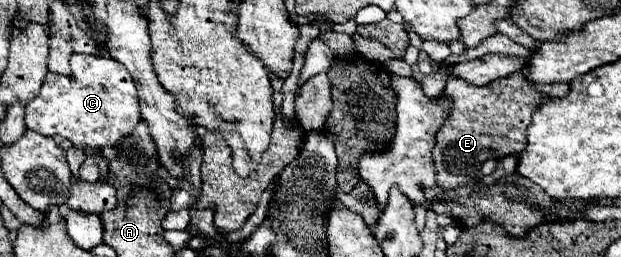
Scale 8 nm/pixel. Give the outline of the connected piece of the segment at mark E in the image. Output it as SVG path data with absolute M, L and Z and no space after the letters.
M512 73L504 79L496 79L488 85L476 87L464 79L450 77L444 85L444 97L450 97L452 111L444 119L442 127L436 133L434 145L434 163L438 169L438 185L450 189L460 185L462 177L474 179L480 177L480 163L486 159L502 159L524 151L526 131L532 121L532 113L546 101L554 97L564 97L570 87L566 83L554 83L548 87L548 93L540 93L538 87L526 81L522 73Z

